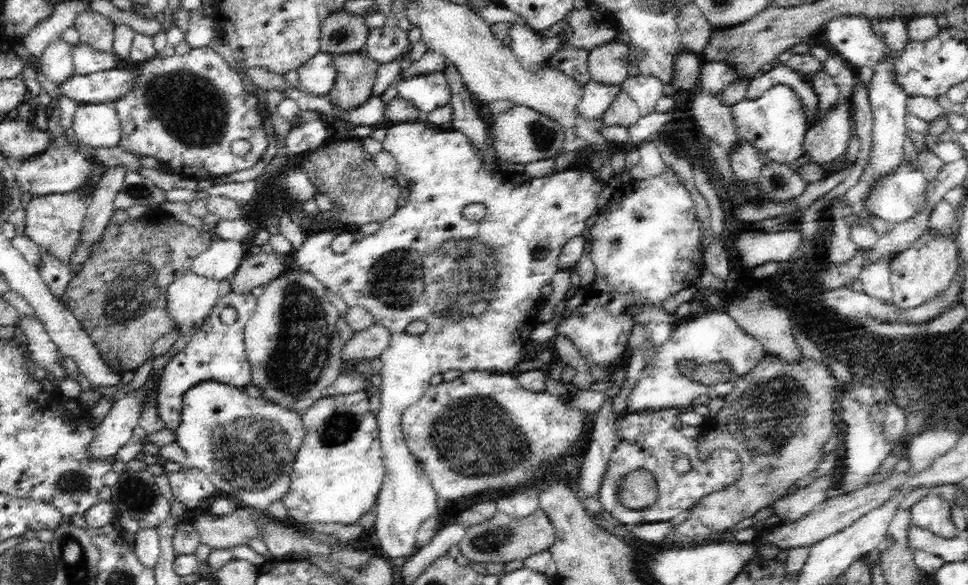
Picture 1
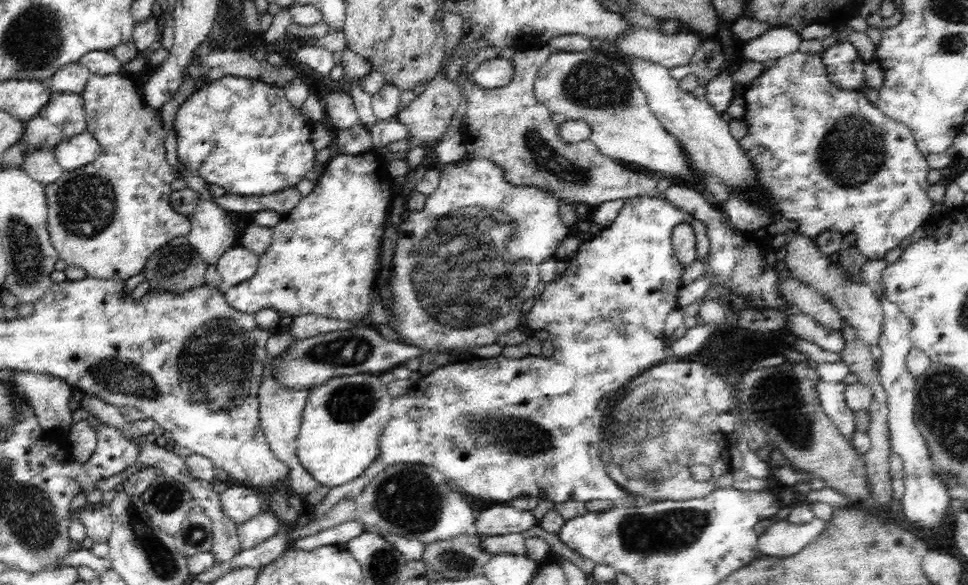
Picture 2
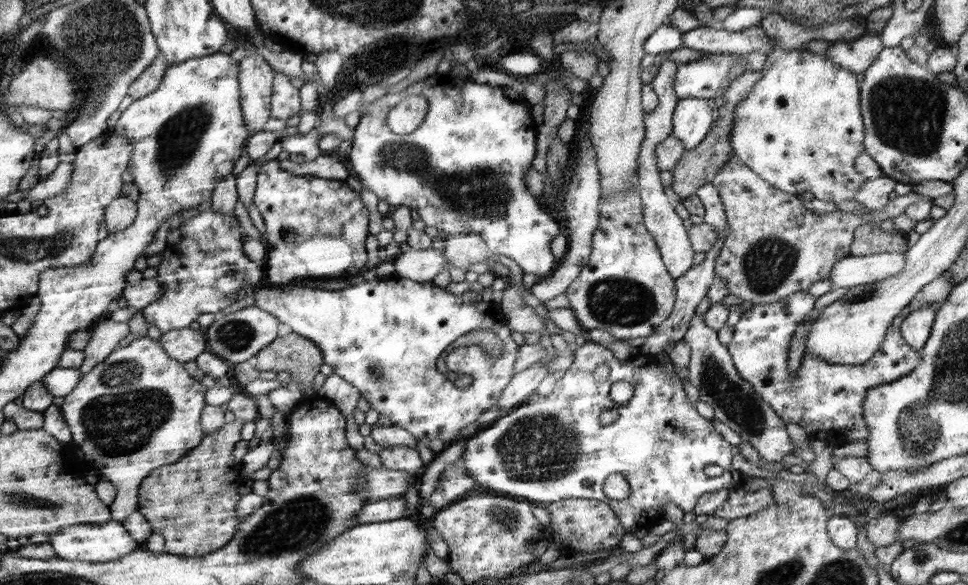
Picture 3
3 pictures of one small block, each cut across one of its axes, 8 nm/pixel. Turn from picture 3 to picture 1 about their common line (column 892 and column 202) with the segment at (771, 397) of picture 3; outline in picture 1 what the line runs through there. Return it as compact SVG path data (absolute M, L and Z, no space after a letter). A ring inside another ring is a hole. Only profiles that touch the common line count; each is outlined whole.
M230 291L219 298L206 324L191 337L186 346L165 364L160 372L160 382L157 386L156 404L158 416L165 428L176 430L182 426L182 400L186 392L198 383L213 380L218 383L232 385L244 391L254 399L264 399L270 402L270 396L251 380L251 366L247 359L244 340L244 330L250 318L255 314L257 298L253 293L236 293ZM225 308L234 308L238 318L234 324L224 324L220 314Z

